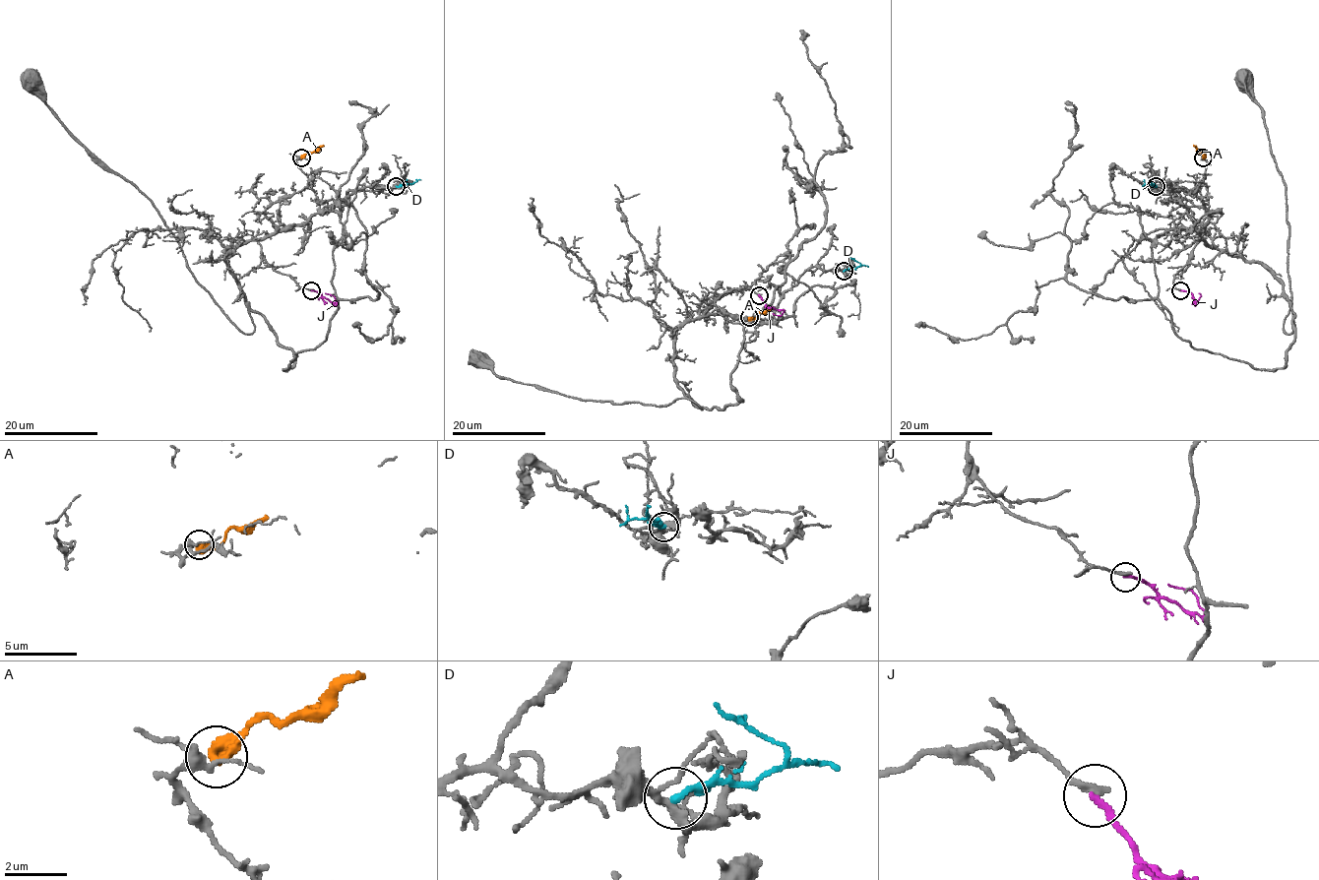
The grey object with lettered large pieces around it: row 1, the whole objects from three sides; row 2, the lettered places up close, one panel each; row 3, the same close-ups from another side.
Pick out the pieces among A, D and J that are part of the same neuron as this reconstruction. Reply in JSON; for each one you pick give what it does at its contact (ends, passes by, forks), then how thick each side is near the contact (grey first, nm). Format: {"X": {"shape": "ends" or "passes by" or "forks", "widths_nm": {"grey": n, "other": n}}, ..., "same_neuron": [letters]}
{"same_neuron": []}

